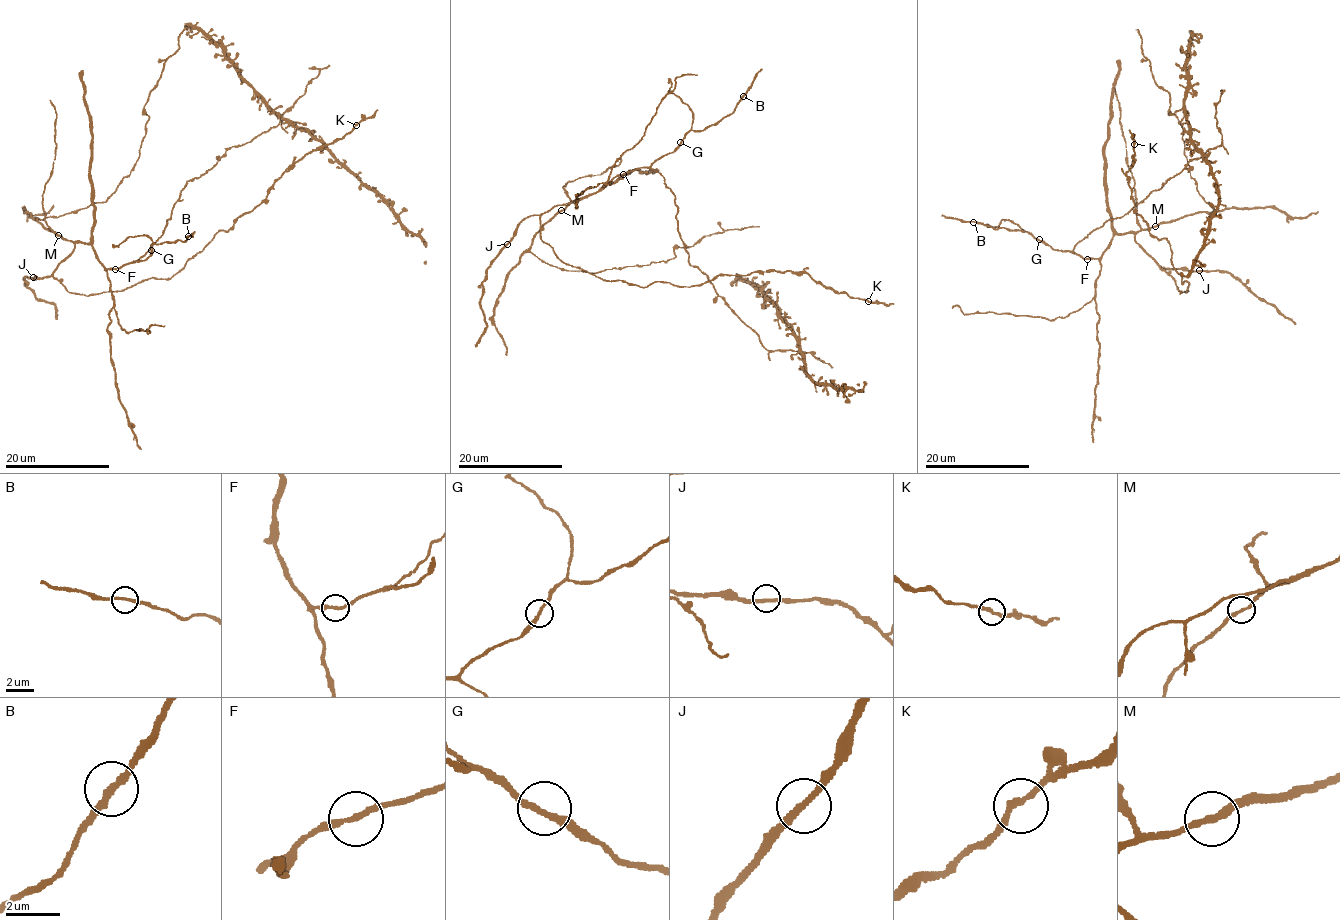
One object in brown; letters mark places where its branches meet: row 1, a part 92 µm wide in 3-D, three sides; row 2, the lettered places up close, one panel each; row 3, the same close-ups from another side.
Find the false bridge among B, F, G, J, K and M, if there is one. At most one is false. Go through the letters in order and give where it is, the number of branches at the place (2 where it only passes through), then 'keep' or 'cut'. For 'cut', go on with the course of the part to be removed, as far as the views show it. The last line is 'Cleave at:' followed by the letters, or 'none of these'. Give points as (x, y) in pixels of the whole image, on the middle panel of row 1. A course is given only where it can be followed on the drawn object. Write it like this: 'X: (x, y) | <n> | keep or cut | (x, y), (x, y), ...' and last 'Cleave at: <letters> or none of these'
B: (743, 96) | 2 | keep
F: (623, 174) | 2 | keep
G: (680, 142) | 2 | keep
J: (507, 244) | 2 | keep
K: (868, 301) | 2 | keep
M: (561, 210) | 2 | keep
Cleave at: none of these

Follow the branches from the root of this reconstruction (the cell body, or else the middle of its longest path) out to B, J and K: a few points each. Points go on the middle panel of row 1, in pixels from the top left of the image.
B: (624, 172), (649, 166), (670, 153), (691, 130), (701, 131), (716, 125), (734, 110), (743, 96)
J: (624, 172), (595, 192), (569, 203), (554, 205), (540, 215), (528, 216), (507, 244)
K: (624, 172), (541, 215), (540, 236), (564, 262), (643, 287), (791, 270), (868, 301)

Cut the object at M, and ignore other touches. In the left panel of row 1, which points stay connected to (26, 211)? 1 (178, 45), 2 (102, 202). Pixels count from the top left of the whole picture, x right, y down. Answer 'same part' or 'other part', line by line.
1: same part
2: same part

